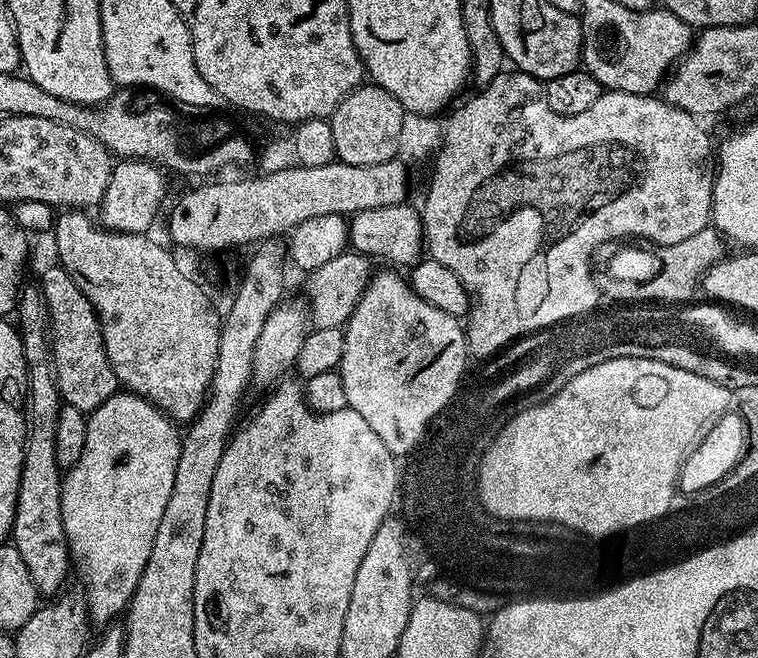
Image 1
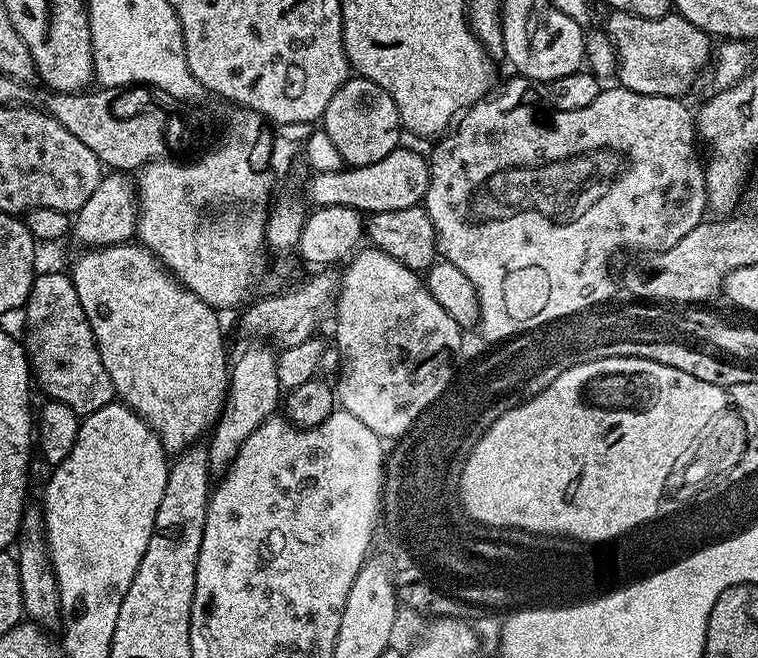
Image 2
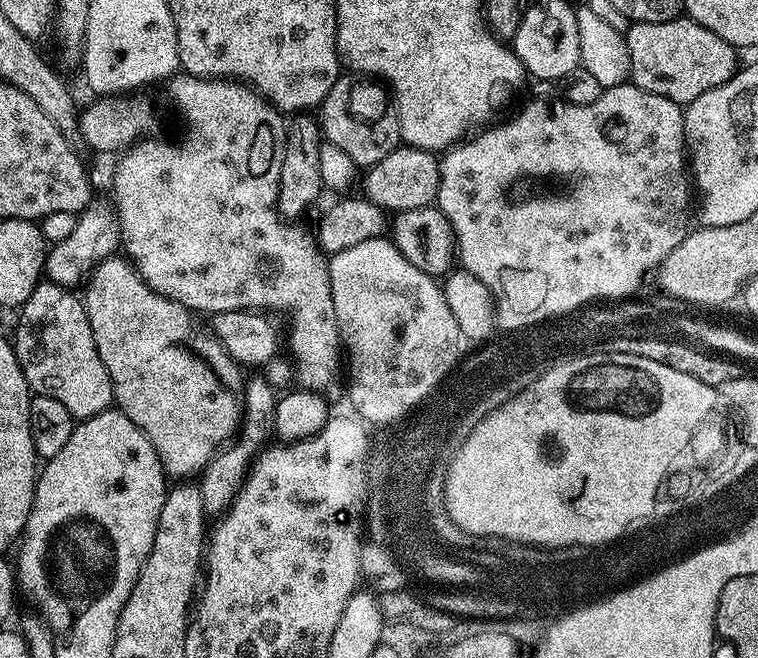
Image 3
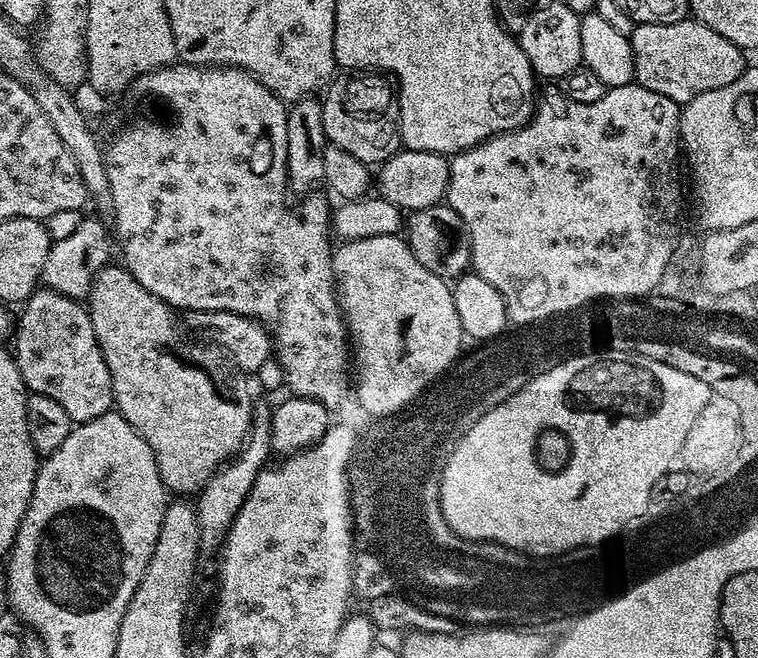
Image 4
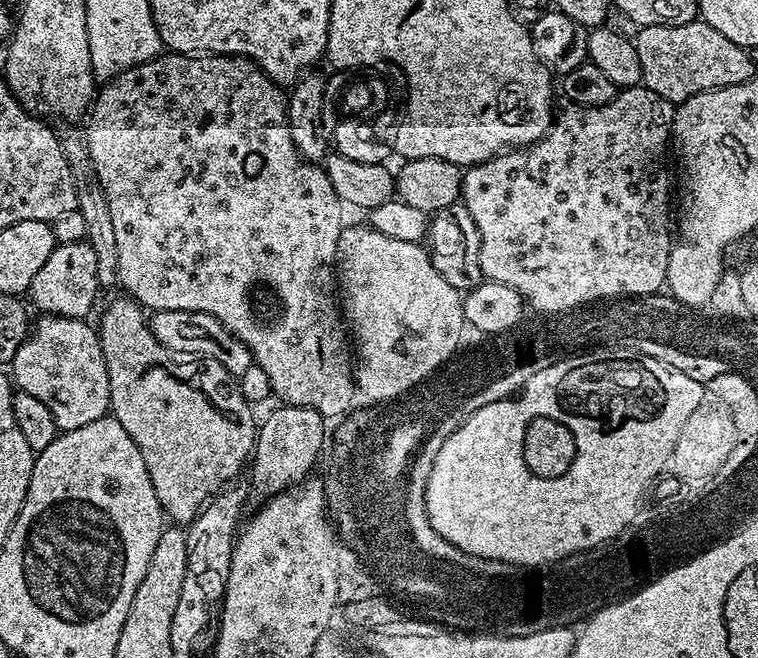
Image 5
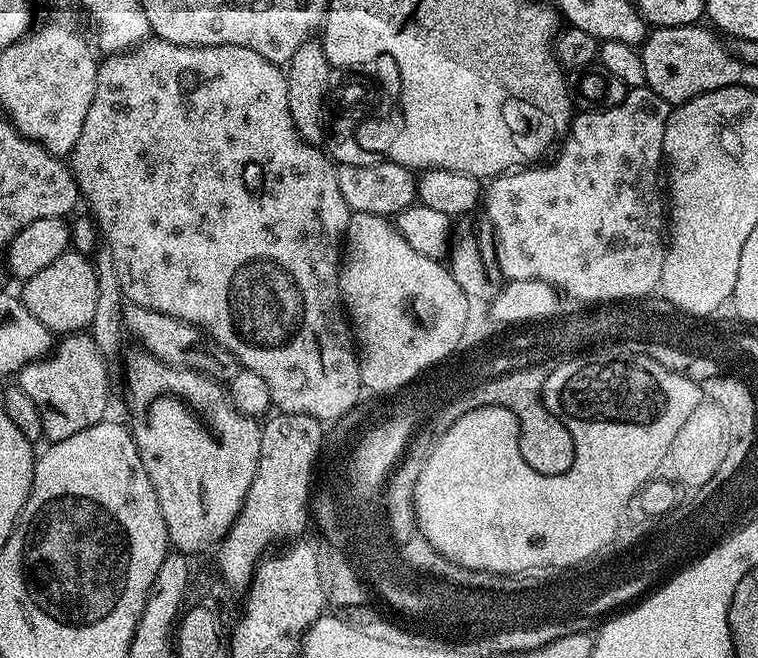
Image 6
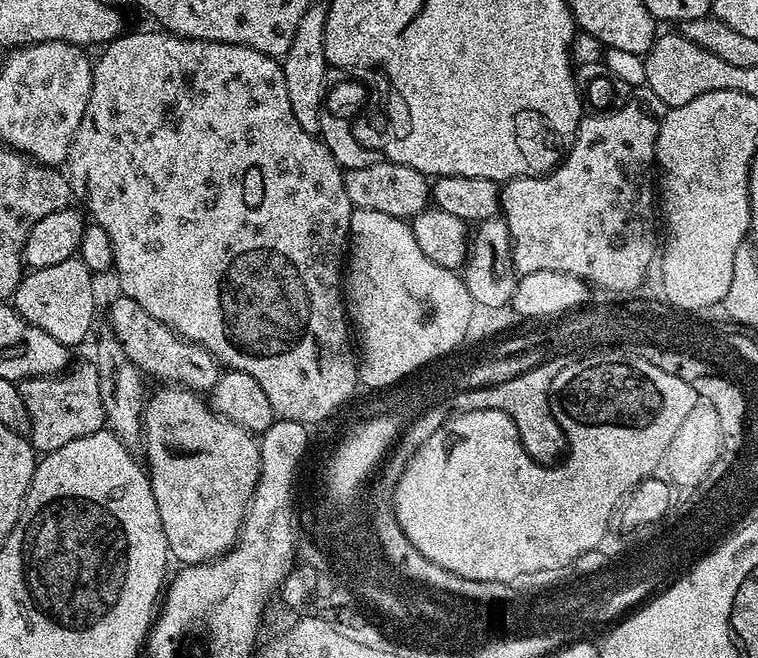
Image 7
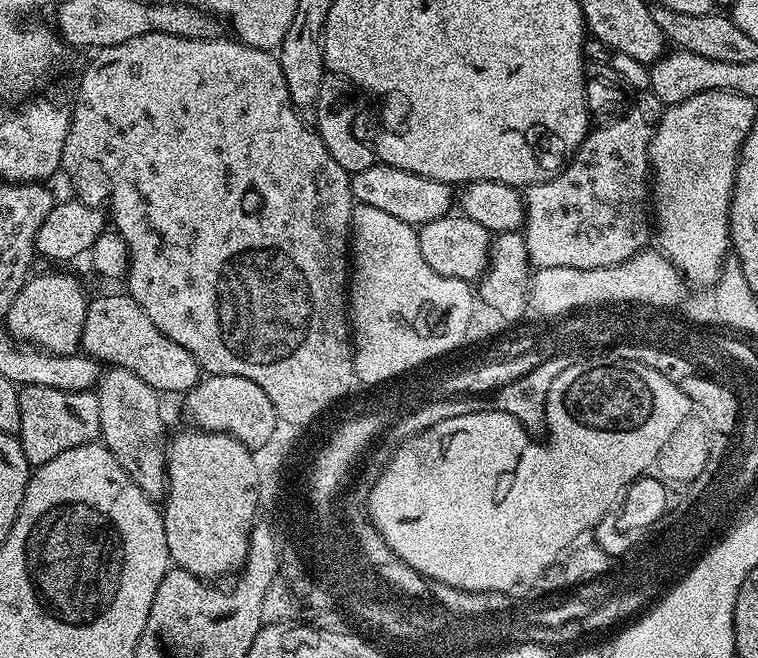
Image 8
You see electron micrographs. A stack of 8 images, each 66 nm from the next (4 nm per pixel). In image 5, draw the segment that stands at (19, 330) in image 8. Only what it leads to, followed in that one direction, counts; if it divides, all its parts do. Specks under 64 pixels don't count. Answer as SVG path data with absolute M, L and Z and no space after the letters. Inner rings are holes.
M84 240L57 244L55 250L46 258L42 270L34 274L34 282L30 289L30 297L41 309L41 313L49 316L69 316L84 318L96 304L96 292L101 291L98 282L98 257Z

